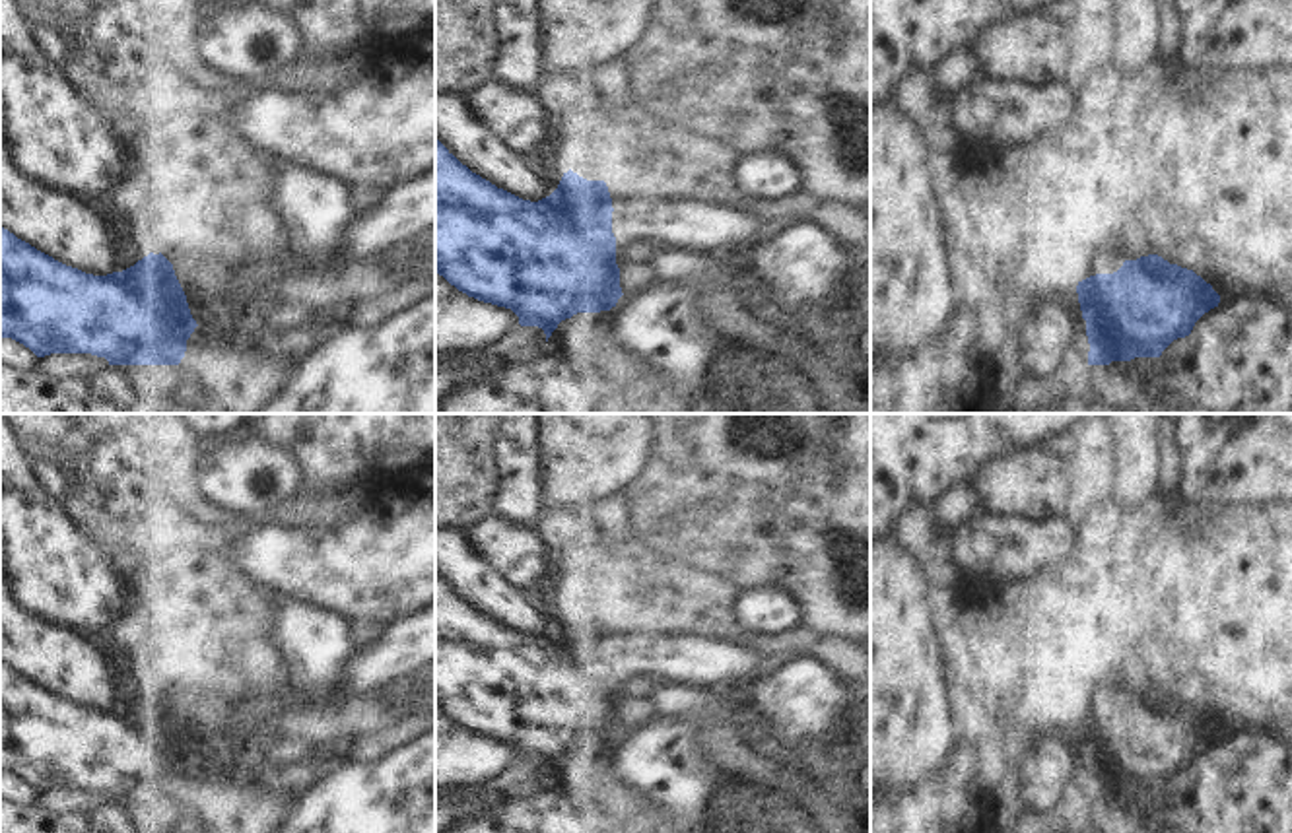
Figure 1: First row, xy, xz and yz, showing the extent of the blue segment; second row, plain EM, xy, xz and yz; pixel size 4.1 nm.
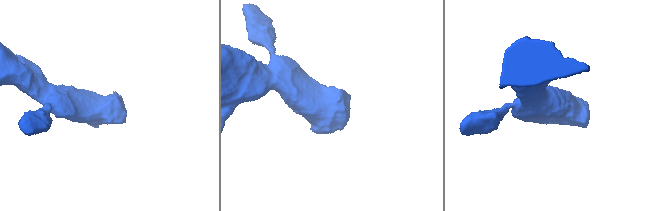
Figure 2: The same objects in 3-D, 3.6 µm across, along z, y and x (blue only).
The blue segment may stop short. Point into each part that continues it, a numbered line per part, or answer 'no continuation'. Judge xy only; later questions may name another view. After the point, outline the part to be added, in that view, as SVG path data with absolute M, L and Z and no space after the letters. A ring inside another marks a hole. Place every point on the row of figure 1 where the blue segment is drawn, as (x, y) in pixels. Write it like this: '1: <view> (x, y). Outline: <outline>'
1: xy (226, 278). Outline: M229 264L173 266L183 289L194 289L200 283L214 285L221 297L241 289L247 272Z

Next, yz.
1: yz (1104, 265). Outline: M1100 256L1096 260L1096 266L1092 270L1092 276L1096 274L1113 274L1123 266L1125 258L1107 258L1107 256Z

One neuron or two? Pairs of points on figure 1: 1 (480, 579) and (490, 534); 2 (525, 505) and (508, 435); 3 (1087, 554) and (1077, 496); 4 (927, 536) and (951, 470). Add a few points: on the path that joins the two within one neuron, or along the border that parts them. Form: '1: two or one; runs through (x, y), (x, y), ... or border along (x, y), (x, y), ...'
1: two; border along (465, 529), (467, 542), (521, 589)
2: one; runs through (519, 488), (517, 453)
3: two; border along (1090, 511), (1073, 511), (1036, 521)
4: two; border along (927, 517), (912, 533)

